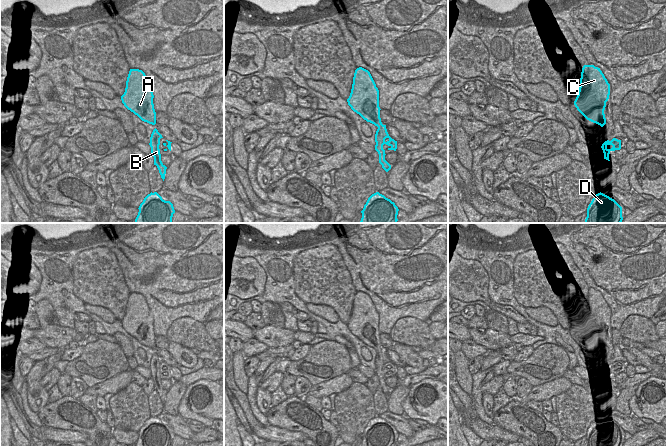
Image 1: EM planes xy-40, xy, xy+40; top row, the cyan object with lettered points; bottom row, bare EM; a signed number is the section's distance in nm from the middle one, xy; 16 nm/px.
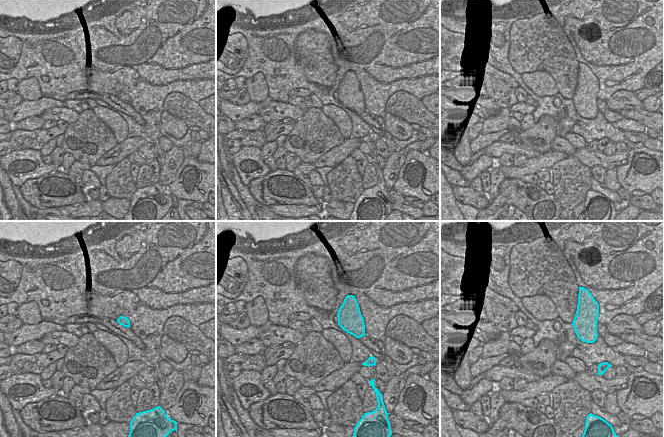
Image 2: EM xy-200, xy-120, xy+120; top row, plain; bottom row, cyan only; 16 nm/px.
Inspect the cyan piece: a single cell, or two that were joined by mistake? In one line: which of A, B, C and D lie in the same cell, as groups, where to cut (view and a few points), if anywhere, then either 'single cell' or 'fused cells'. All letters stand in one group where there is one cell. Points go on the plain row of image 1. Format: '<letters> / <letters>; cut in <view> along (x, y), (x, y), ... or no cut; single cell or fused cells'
A B C D; no cut; single cell

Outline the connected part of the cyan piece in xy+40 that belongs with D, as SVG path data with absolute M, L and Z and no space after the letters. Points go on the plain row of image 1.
M598 417L587 432L584 447L621 447L622 431L609 420Z

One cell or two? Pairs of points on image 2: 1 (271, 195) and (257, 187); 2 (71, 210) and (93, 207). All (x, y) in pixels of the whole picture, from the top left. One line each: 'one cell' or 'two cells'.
1: one cell
2: one cell

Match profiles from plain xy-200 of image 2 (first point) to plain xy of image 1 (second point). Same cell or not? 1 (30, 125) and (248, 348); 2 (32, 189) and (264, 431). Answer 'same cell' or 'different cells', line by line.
1: same cell
2: different cells

